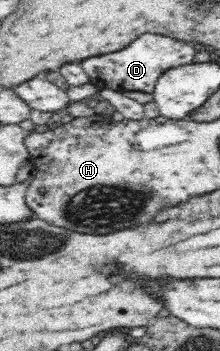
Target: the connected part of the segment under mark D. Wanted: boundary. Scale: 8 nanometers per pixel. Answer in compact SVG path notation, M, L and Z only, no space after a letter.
M144 34L144 36L140 35L122 50L88 58L80 65L90 77L91 84L99 90L110 89L121 93L125 91L152 93L160 76L166 74L170 69L192 65L194 54L196 54L194 43L158 34Z

